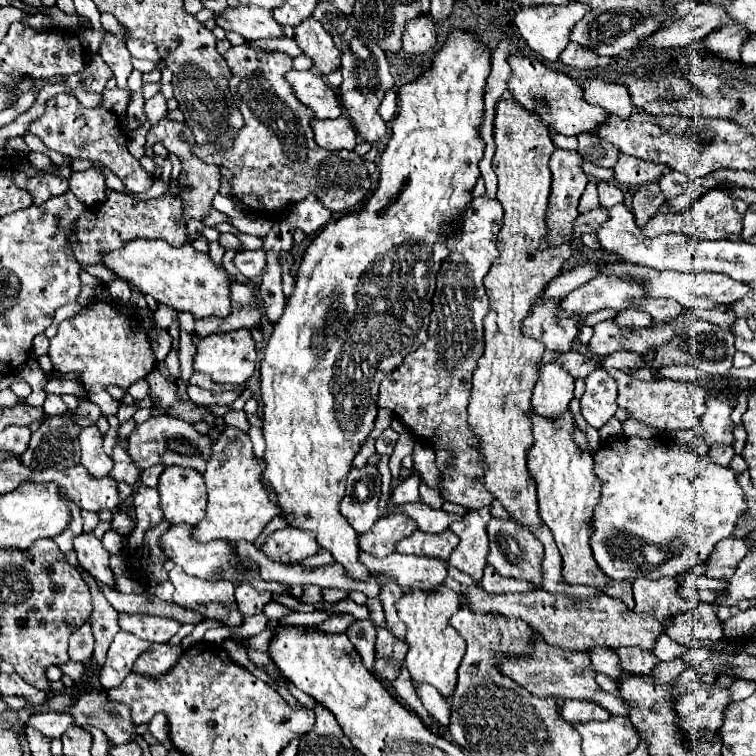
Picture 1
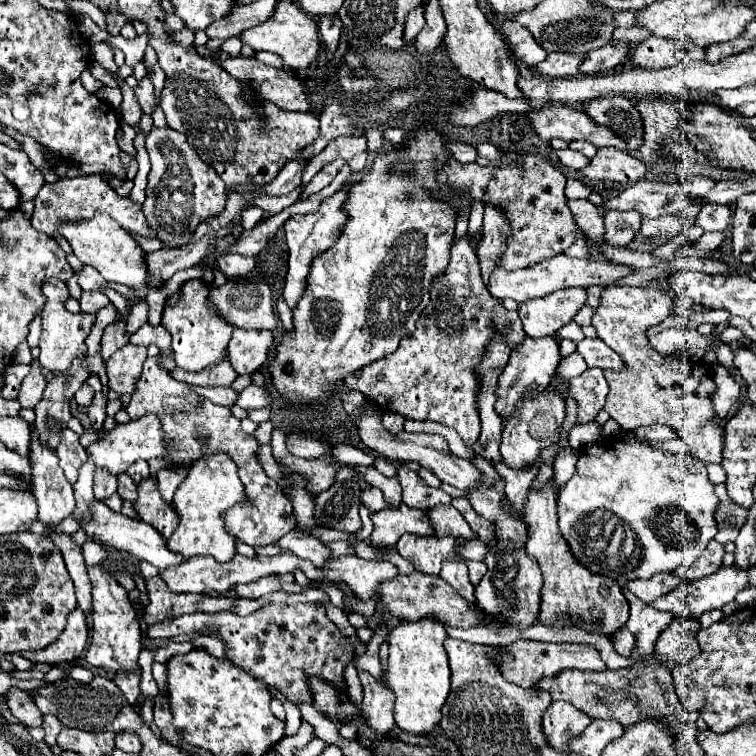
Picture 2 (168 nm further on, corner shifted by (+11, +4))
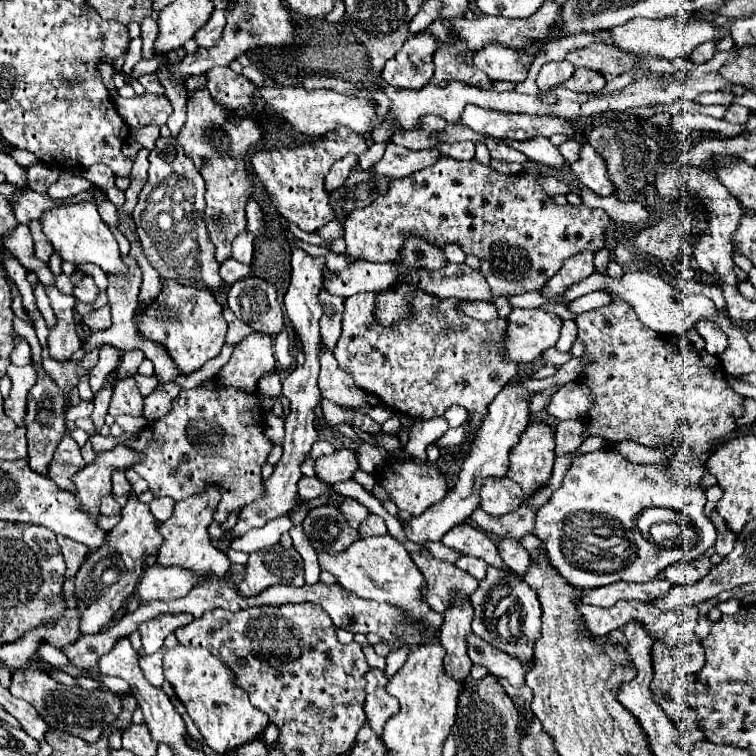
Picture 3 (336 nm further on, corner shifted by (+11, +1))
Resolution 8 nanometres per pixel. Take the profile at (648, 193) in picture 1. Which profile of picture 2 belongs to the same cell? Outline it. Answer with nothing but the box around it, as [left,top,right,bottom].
[605,212,641,246]

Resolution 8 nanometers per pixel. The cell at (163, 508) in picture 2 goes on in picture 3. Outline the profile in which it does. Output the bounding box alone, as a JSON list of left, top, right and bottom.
[75,495,161,635]

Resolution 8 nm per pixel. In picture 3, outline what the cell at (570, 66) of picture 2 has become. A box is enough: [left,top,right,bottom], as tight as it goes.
[537,61,573,91]

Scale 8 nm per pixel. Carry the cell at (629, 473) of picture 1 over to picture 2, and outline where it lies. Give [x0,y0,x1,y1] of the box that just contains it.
[559,442,719,586]

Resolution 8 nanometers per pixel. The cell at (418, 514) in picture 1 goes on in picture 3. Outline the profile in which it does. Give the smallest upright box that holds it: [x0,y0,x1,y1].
[441,523,509,571]

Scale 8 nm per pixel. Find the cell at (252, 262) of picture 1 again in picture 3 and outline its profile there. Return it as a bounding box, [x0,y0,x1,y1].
[221,259,251,285]

